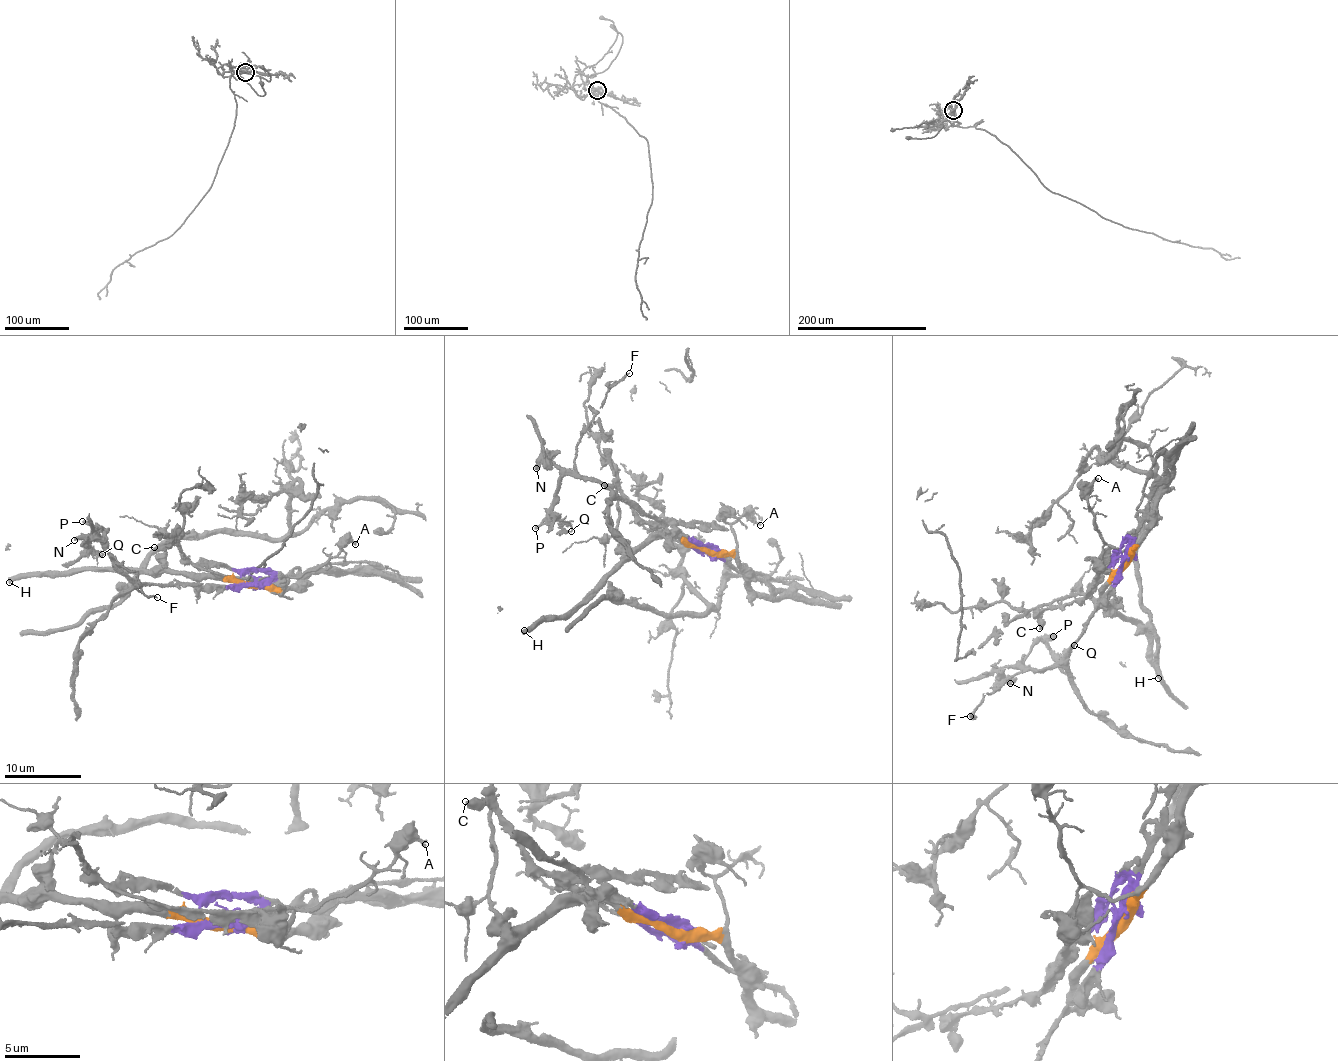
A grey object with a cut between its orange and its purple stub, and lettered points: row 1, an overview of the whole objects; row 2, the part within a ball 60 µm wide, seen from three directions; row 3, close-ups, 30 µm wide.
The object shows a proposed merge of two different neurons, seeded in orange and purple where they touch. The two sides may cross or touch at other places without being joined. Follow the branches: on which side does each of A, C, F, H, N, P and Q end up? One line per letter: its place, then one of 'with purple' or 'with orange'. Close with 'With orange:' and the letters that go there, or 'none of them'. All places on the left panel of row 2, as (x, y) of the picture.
A: (355, 544) | with orange
C: (154, 547) | with purple
F: (157, 597) | with purple
H: (9, 582) | with orange
N: (74, 540) | with purple
P: (82, 521) | with purple
Q: (102, 554) | with purple
With orange: A, H

